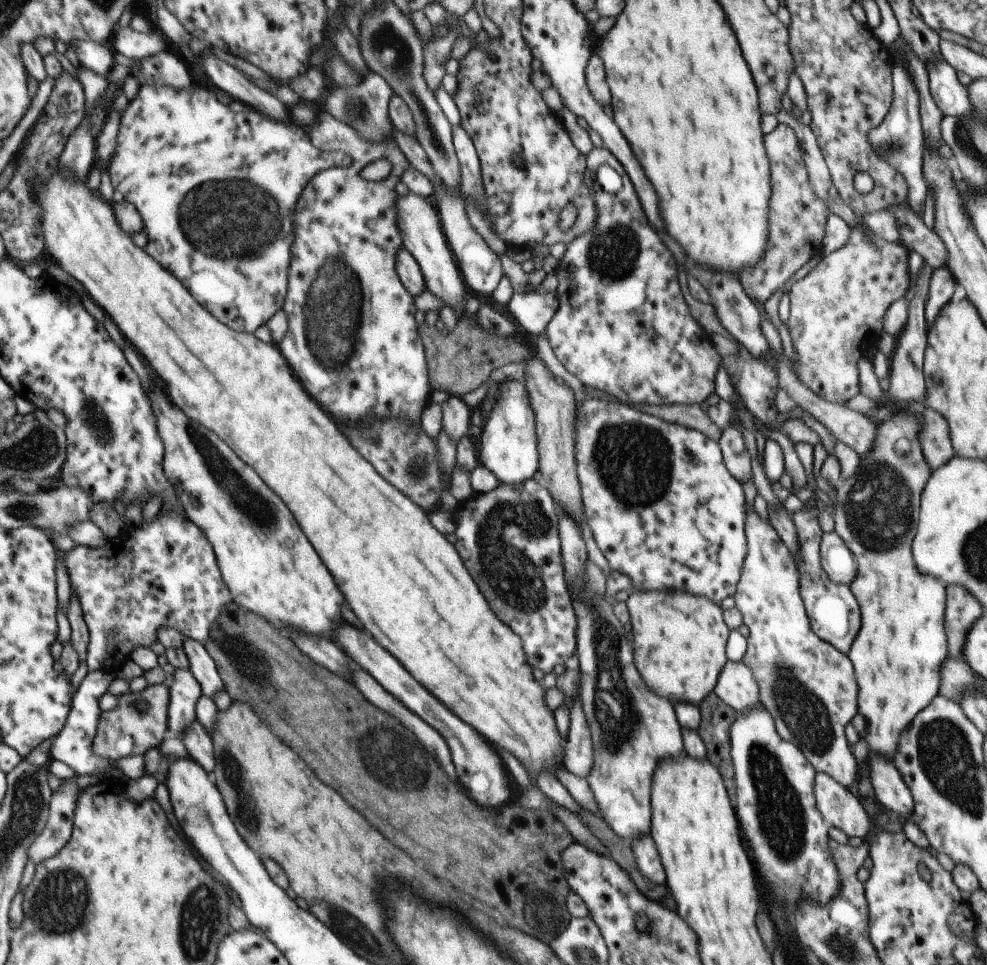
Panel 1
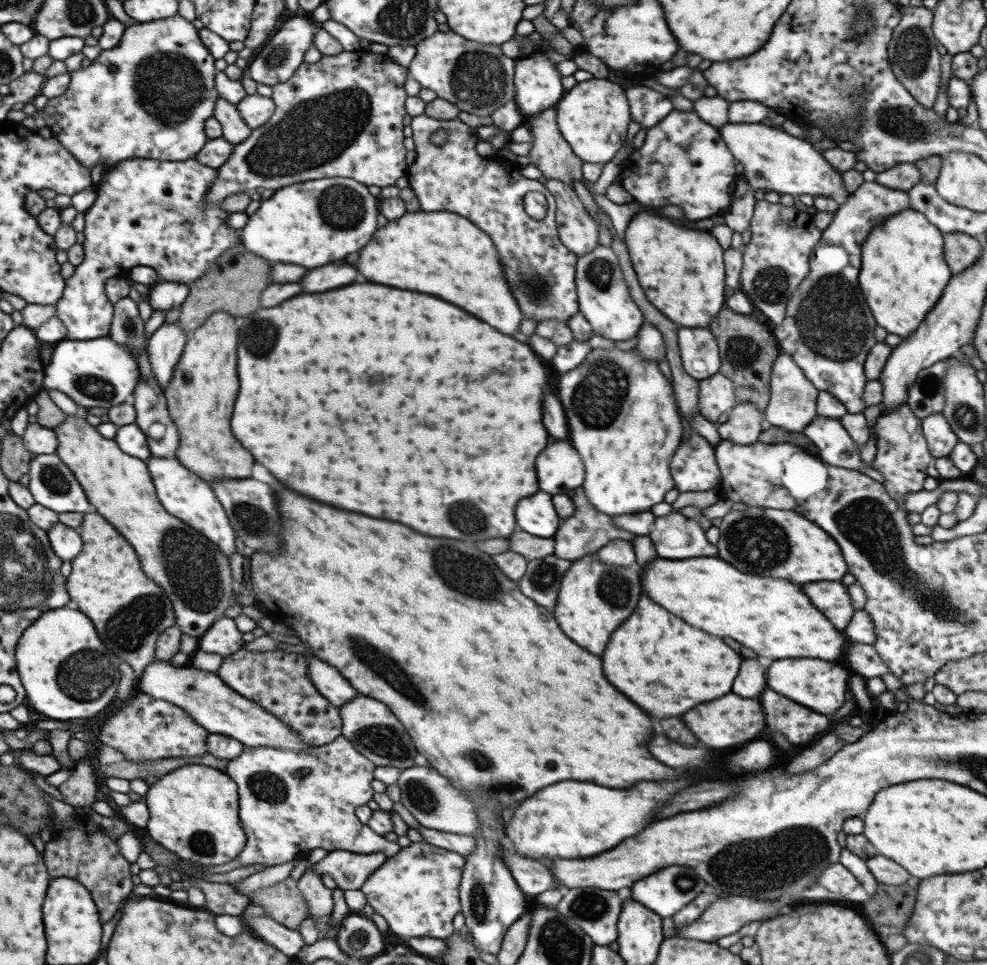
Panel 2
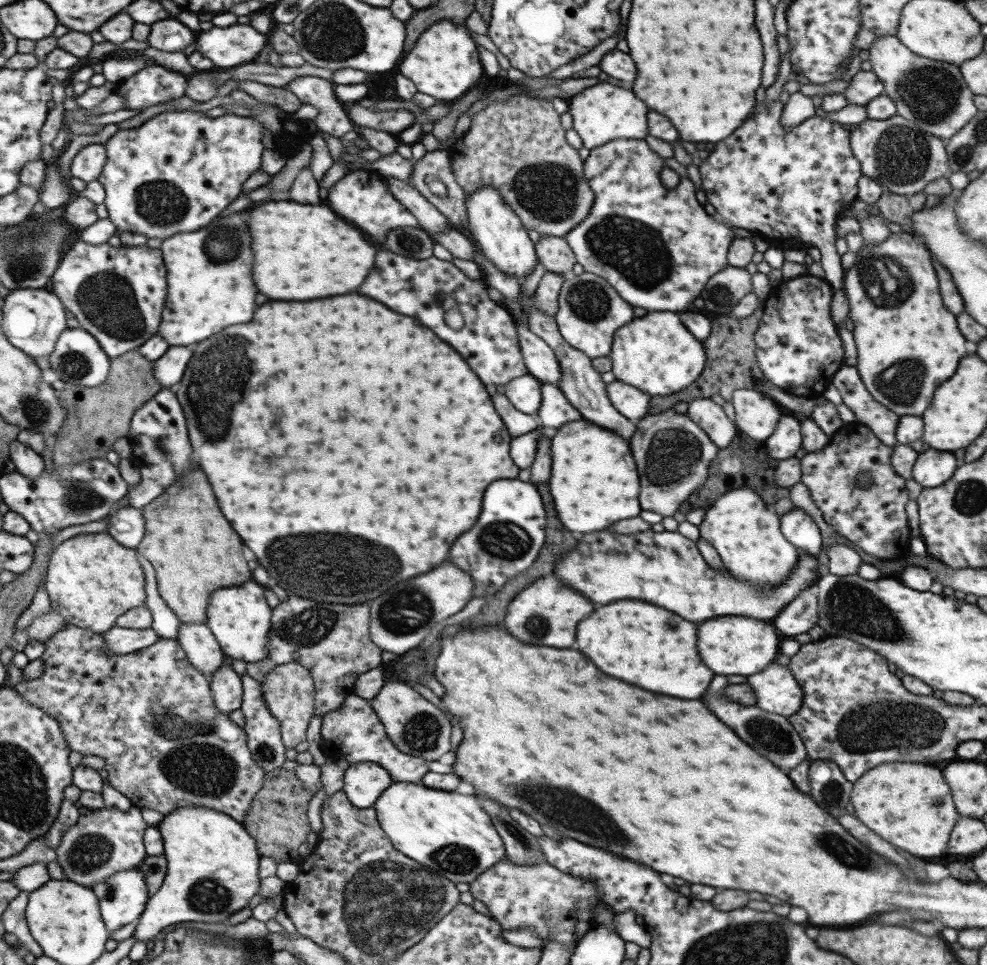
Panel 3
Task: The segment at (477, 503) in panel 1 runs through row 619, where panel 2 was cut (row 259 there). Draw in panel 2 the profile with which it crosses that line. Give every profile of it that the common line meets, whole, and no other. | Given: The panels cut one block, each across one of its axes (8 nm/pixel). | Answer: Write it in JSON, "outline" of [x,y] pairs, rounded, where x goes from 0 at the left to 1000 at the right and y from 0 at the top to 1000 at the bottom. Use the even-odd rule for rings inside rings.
{"outline":[[[428,117],[416,121],[414,133],[420,149],[420,167],[412,173],[411,184],[427,218],[465,222],[499,249],[514,298],[532,330],[544,335],[548,332],[573,334],[585,325],[582,292],[585,265],[565,247],[560,202],[544,185],[529,183],[526,173],[513,171],[505,164],[485,162],[481,156],[484,145],[478,132],[471,131],[464,122],[441,124]],[[445,134],[453,140],[448,149],[441,150],[435,143]],[[534,199],[548,199],[553,205],[550,227],[542,228],[530,219],[530,203]]]}

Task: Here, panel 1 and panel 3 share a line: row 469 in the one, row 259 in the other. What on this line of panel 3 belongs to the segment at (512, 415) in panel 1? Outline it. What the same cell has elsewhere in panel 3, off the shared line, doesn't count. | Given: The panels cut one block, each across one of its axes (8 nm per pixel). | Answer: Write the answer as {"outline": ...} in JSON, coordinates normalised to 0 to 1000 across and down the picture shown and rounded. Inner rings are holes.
{"outline":[[[489,193],[471,202],[471,219],[473,219],[473,234],[477,249],[483,251],[487,263],[510,284],[530,291],[542,278],[545,267],[541,262],[540,251],[534,246],[534,240],[526,225],[512,211],[506,199],[497,193]]]}

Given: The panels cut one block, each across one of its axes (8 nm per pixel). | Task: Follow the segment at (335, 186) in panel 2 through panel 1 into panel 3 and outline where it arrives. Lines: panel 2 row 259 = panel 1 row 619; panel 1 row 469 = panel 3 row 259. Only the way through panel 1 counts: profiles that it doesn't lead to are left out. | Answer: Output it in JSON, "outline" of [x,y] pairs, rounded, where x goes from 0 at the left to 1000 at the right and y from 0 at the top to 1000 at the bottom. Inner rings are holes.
{"outline":[[[246,222],[224,224],[200,240],[171,245],[161,257],[169,278],[169,306],[159,346],[171,359],[200,356],[228,338],[254,332],[258,319],[254,307],[260,301],[252,288],[254,257]]]}

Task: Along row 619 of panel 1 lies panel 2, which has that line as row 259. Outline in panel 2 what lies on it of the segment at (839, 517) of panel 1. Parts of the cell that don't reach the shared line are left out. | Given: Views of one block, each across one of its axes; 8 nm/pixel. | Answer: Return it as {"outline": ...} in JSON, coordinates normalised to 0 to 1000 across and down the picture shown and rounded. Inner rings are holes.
{"outline":[[[919,216],[890,230],[872,253],[870,298],[876,307],[876,315],[880,317],[889,338],[897,340],[899,345],[909,346],[912,349],[921,348],[955,305],[955,298],[959,296],[965,284],[955,267],[954,245],[955,242],[951,241],[951,238],[932,220]]]}

